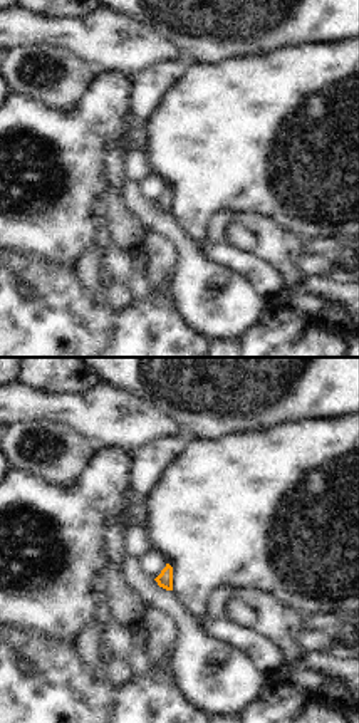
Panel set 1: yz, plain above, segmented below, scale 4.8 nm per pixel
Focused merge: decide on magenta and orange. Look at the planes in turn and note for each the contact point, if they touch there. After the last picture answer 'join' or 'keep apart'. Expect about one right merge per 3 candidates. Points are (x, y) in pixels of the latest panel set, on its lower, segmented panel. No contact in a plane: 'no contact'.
no contact

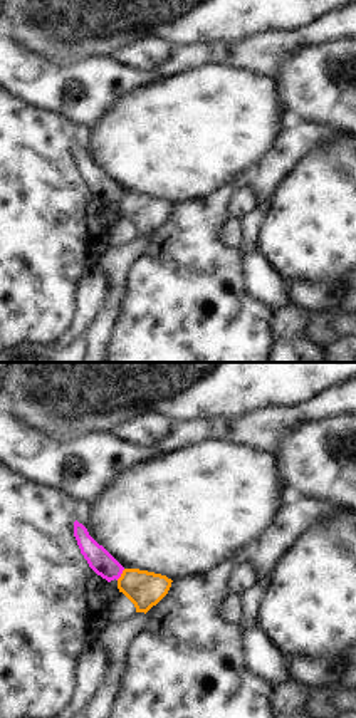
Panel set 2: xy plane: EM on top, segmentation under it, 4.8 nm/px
contact (121, 572)

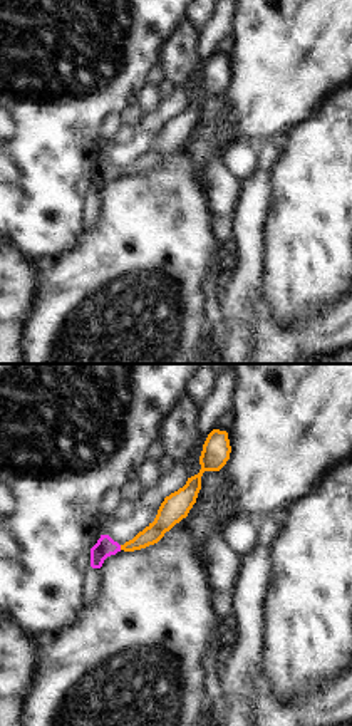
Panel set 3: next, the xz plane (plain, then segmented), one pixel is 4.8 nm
contact (119, 547)

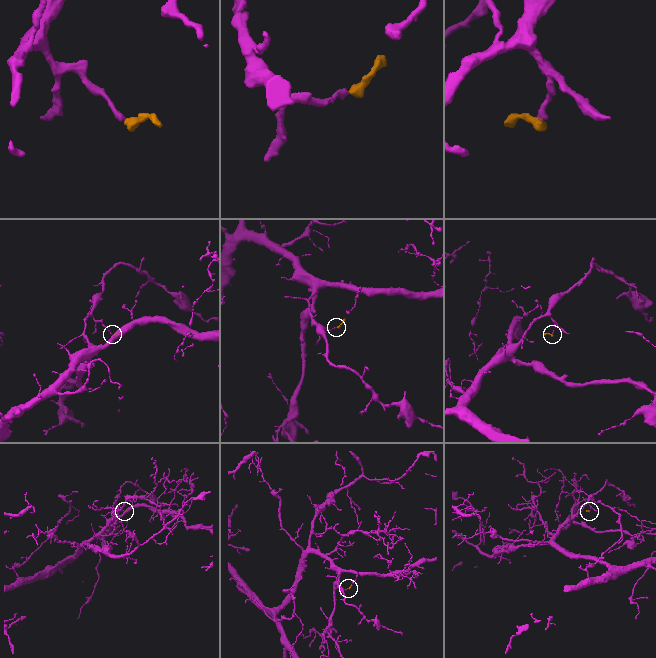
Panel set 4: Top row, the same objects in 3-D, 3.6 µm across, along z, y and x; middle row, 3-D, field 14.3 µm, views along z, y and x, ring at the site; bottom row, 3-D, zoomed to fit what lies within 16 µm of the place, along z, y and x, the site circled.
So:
join

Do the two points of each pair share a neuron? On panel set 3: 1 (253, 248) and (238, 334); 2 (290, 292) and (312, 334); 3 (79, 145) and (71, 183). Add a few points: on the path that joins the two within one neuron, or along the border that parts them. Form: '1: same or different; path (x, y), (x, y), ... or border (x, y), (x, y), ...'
1: same; path (245, 270), (238, 294), (238, 312)
2: different; border (334, 302), (294, 327), (284, 327), (269, 309)
3: same; path (71, 155), (71, 173)

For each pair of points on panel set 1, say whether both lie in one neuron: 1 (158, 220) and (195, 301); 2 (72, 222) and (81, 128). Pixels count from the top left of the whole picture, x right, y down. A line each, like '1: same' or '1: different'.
1: same
2: same

